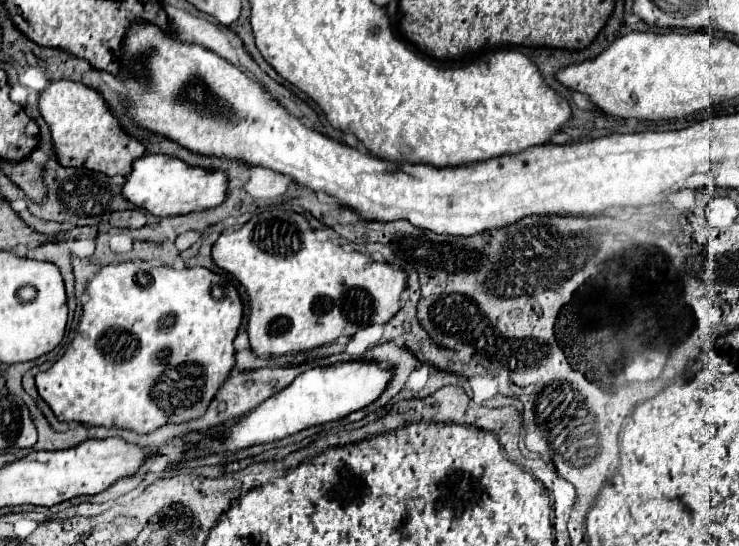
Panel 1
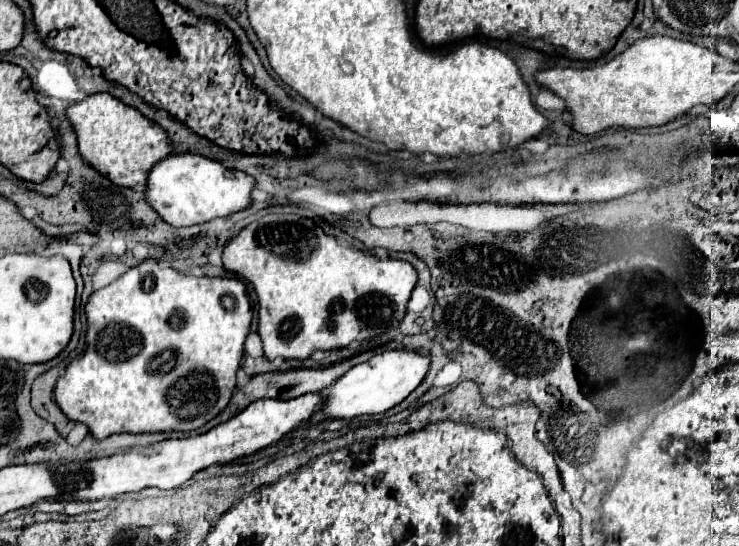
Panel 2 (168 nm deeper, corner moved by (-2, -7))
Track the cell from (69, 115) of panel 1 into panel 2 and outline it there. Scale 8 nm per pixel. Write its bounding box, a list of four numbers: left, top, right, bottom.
[66,93,172,185]

